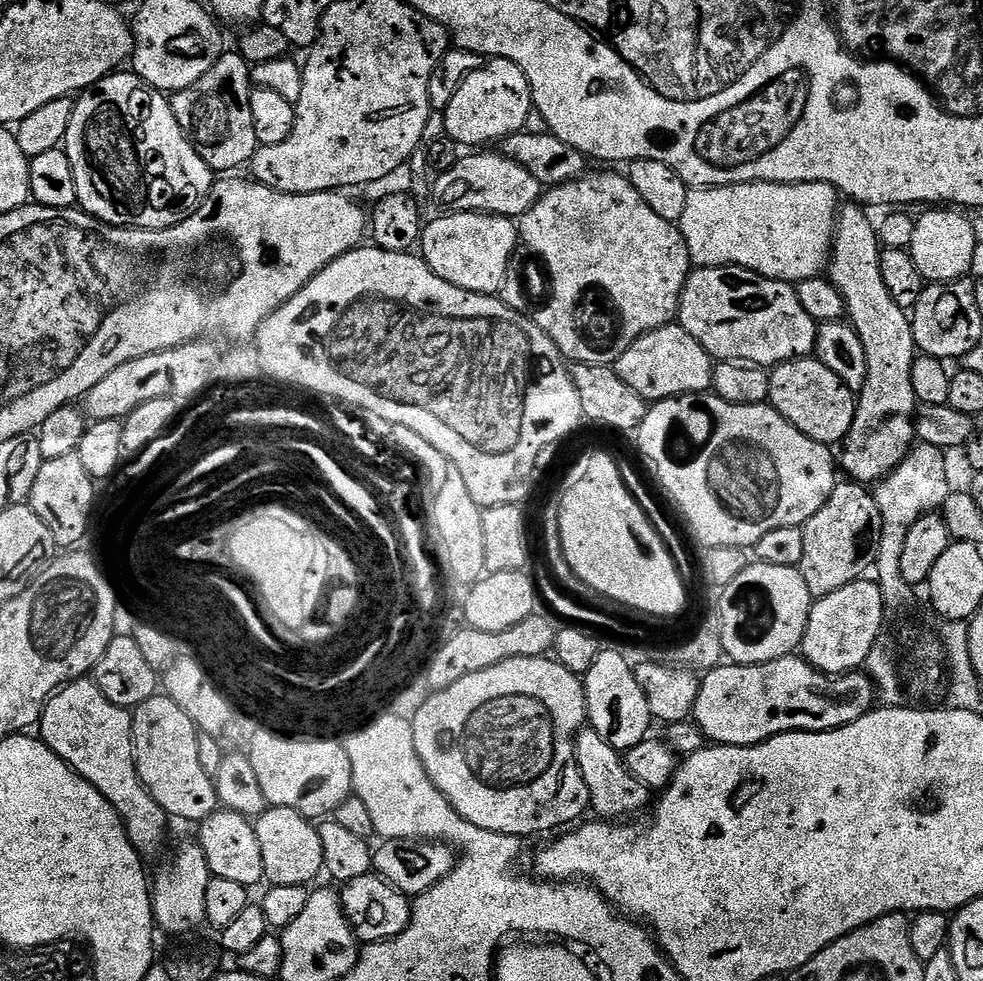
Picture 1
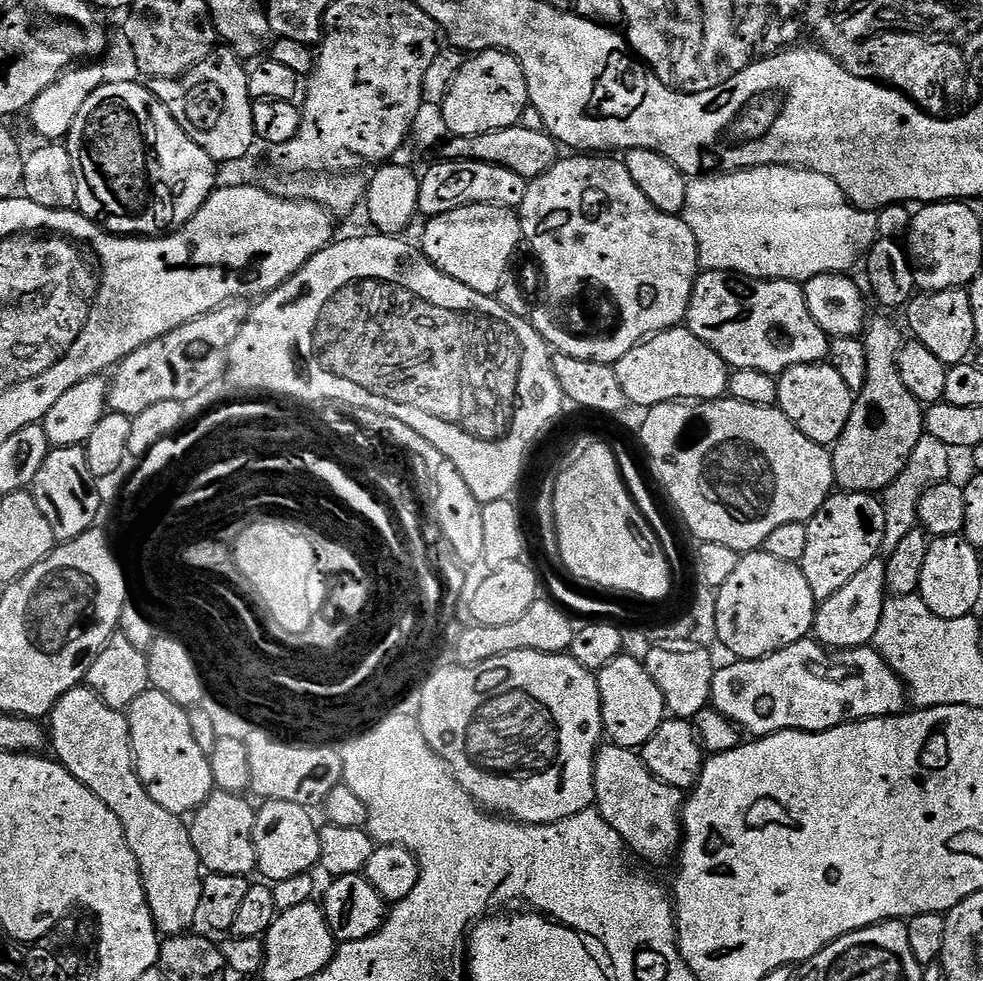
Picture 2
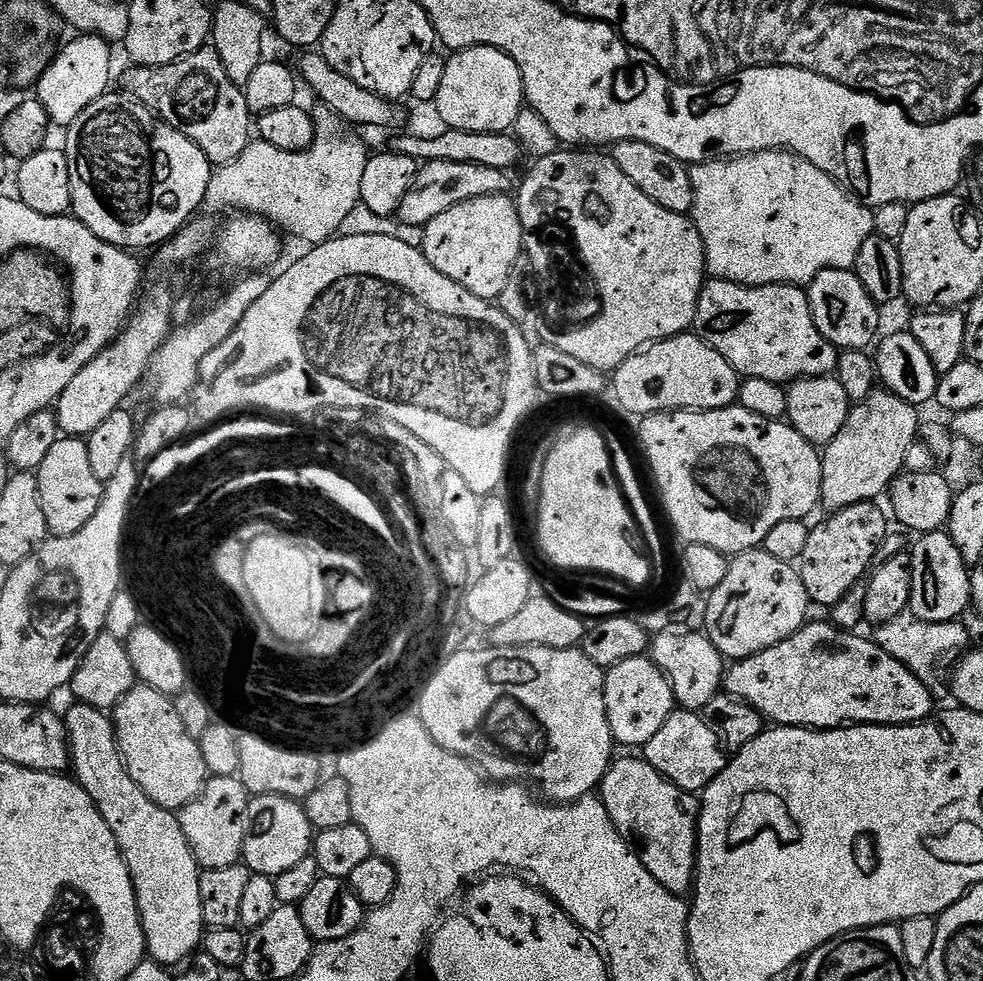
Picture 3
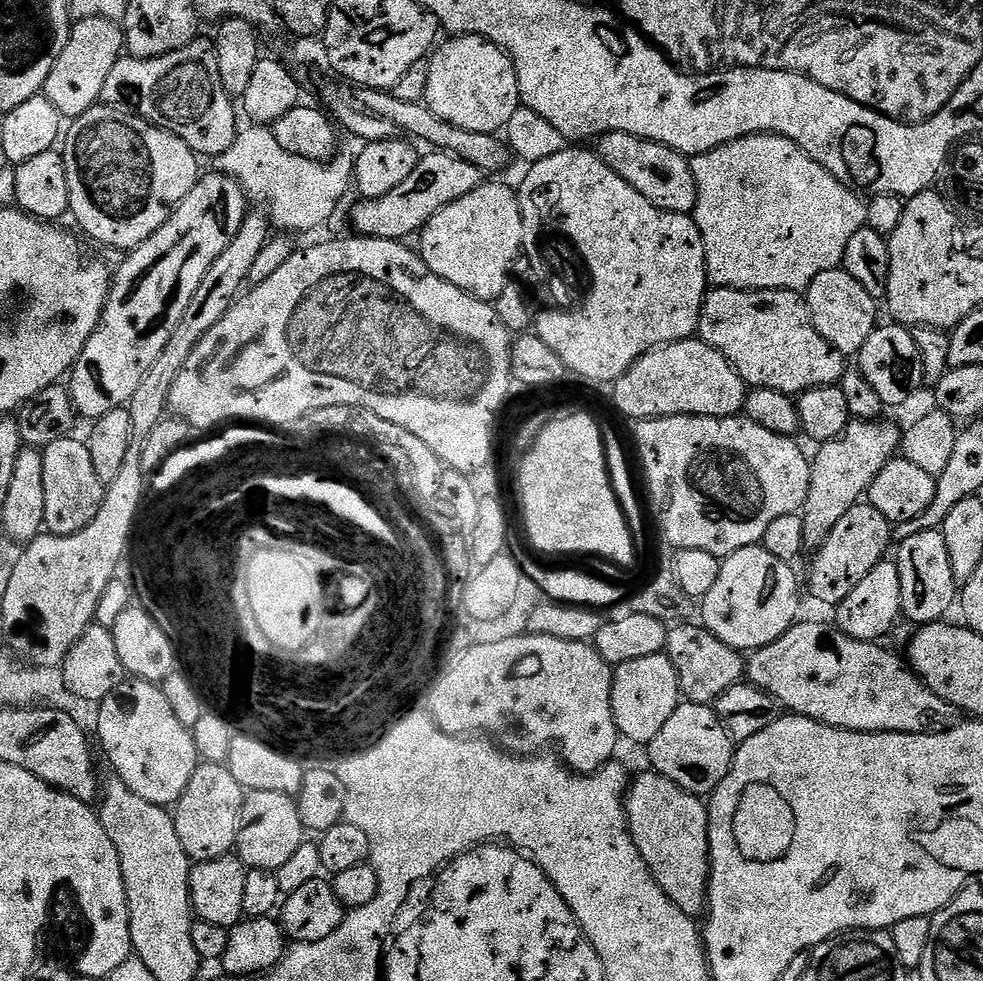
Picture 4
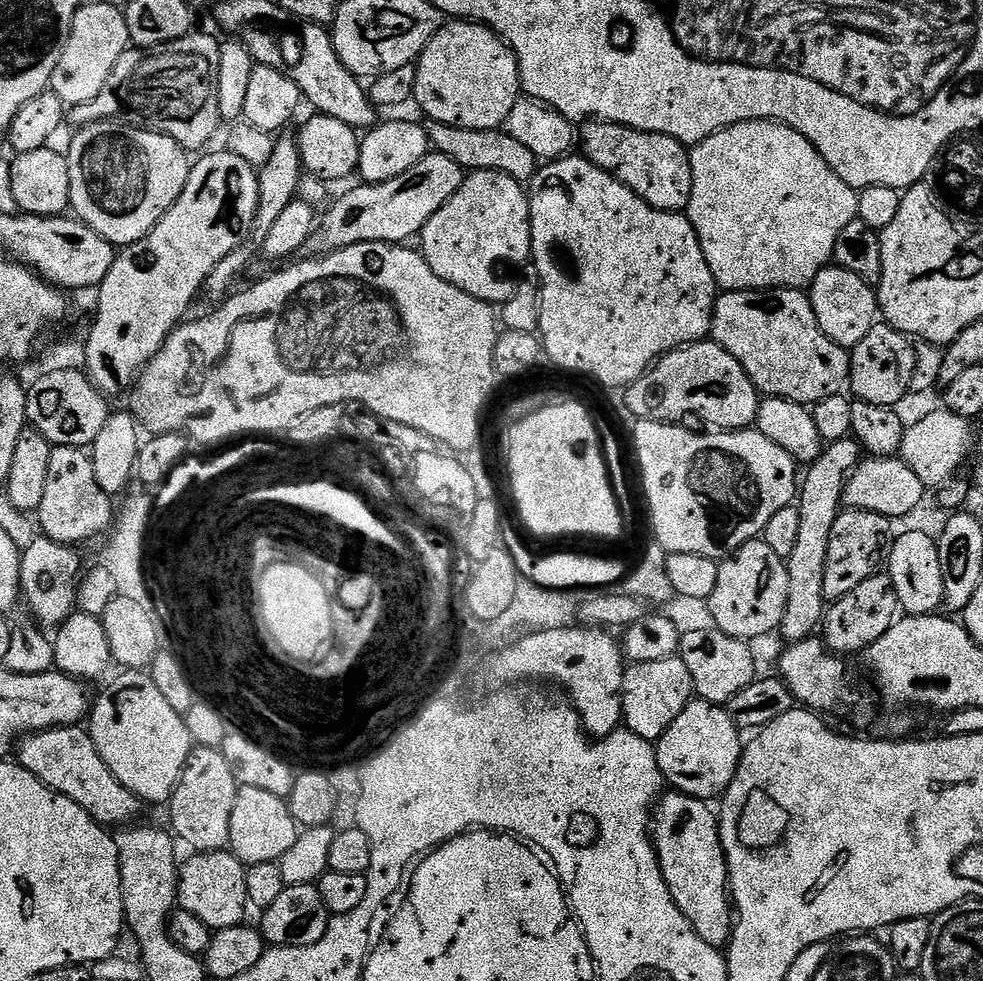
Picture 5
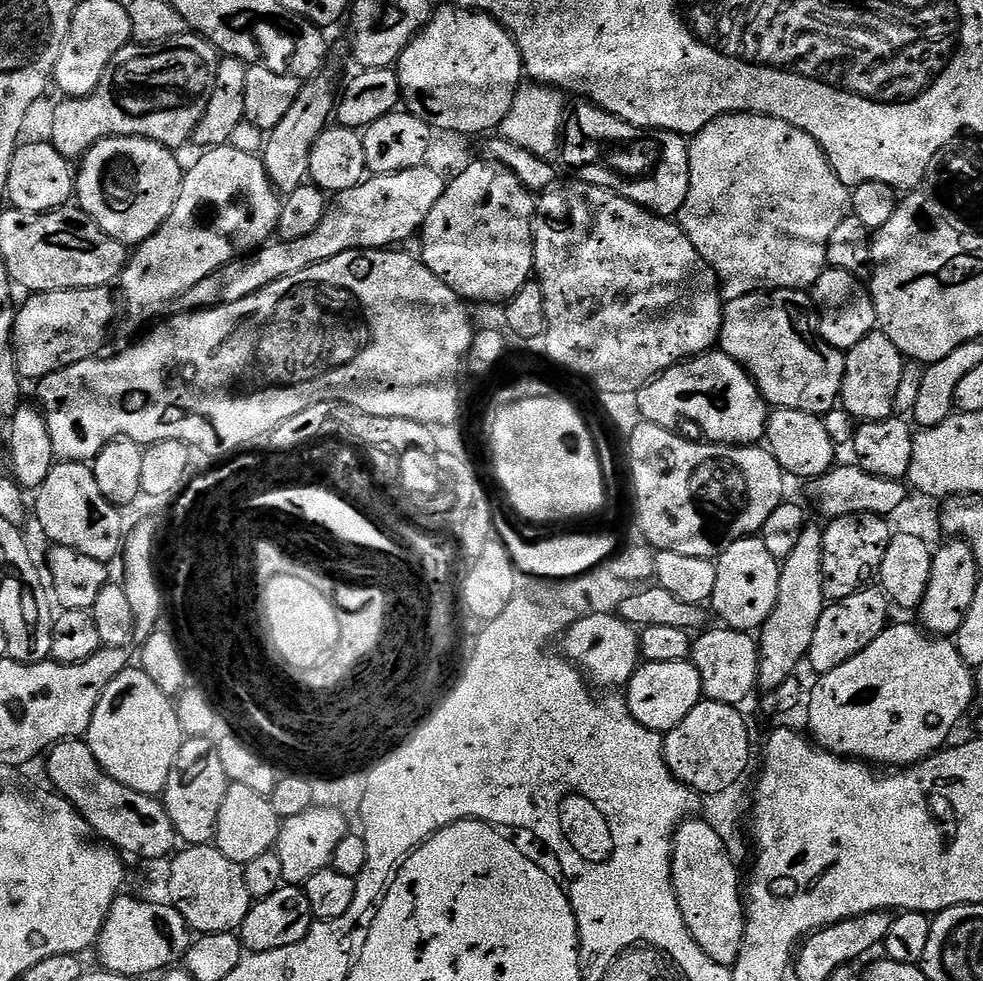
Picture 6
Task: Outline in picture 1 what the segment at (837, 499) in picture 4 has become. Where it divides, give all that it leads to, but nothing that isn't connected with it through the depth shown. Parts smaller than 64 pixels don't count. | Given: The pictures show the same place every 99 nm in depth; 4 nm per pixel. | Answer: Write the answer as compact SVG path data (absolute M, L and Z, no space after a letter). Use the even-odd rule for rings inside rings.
M848 202L839 209L836 221L836 235L832 241L832 255L826 269L827 279L832 281L838 292L842 294L847 319L856 329L858 338L862 338L862 350L866 350L866 386L858 393L854 426L850 426L850 434L844 439L838 464L845 477L865 486L875 485L883 476L888 476L908 456L908 451L917 439L916 414L918 401L914 394L914 381L910 374L914 370L914 362L918 349L914 342L914 330L909 313L894 298L890 298L890 290L886 290L886 281L882 278L882 262L880 254L882 245L877 225L867 216L863 207Z

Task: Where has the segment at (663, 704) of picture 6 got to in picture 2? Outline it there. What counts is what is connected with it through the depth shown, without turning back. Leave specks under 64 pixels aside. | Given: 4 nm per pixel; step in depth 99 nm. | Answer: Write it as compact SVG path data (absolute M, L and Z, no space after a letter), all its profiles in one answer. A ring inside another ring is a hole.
M631 654L616 656L600 669L598 679L604 736L611 743L623 748L643 749L644 743L656 733L658 726L662 726L666 719L662 690L658 690L654 678L650 678L650 674L645 670L643 659Z

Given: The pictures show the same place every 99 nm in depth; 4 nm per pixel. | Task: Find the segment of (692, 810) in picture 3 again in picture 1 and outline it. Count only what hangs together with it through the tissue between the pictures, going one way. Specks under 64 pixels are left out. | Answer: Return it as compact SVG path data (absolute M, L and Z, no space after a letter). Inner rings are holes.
M591 726L585 727L576 736L576 761L578 770L588 787L588 803L591 811L597 812L600 818L632 818L648 804L650 789L638 782L628 769L625 757L617 752L602 734L598 734Z

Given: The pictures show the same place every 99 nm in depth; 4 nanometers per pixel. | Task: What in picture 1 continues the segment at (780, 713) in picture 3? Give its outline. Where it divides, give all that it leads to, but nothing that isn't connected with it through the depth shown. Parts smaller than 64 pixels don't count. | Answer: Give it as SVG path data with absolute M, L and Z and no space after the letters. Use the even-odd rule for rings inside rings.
M800 654L783 656L774 662L766 662L765 664L733 664L728 662L721 667L713 668L711 672L701 679L698 698L696 699L694 723L703 730L705 737L713 745L746 748L749 744L761 744L763 740L768 740L770 737L777 736L783 732L829 732L835 728L841 728L871 712L877 700L876 686L872 683L872 679L863 671L846 672L843 676L827 676L824 672L817 670L813 664L808 663L803 655Z

